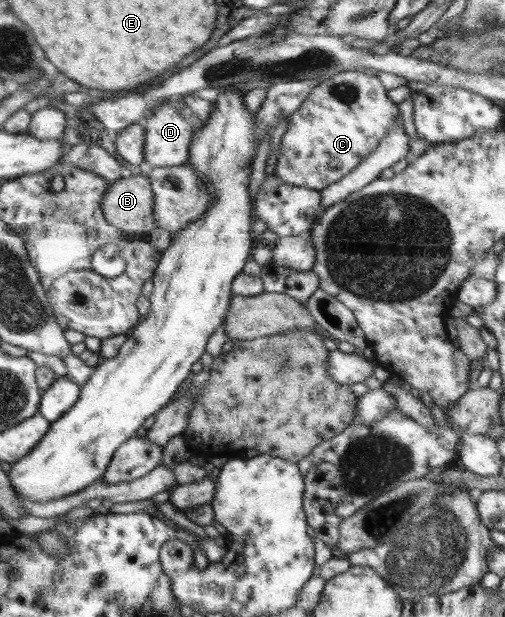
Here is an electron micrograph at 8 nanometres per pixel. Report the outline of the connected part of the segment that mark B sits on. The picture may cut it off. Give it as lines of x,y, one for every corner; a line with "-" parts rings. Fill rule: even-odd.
133,175
113,181
102,196
105,221
129,237
157,229
154,193
146,176

